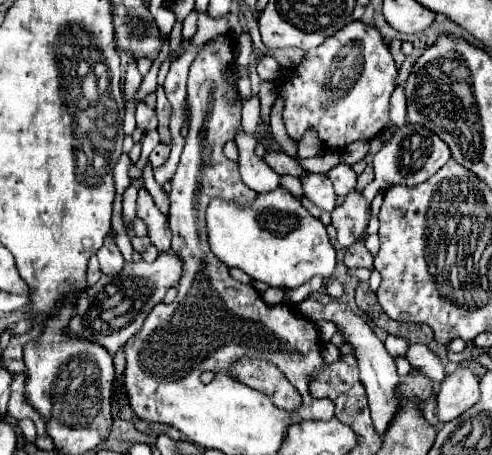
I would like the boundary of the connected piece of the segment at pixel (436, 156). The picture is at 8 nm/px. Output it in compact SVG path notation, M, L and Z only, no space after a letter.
M406 122L404 126L396 128L392 132L392 138L372 156L372 168L374 168L374 190L386 190L394 184L402 186L418 186L426 182L434 172L438 172L446 162L450 160L450 148L436 136L430 134L428 128L422 128L418 124Z

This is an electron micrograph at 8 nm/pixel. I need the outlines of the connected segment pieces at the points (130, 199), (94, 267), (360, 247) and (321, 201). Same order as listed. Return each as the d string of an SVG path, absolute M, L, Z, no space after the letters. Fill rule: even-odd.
M130 184L128 190L124 192L124 218L130 222L134 216L136 216L136 198L138 198L138 190L140 186L136 184Z
M92 256L88 263L87 273L86 273L86 287L90 288L100 280L100 268L98 268L98 260L96 256Z
M360 240L354 242L350 248L346 248L346 252L344 252L344 264L348 268L368 268L368 270L372 270L372 262L374 262L372 254L364 246L364 242L360 242Z
M306 174L306 178L300 180L306 192L306 198L312 200L320 210L332 212L336 206L336 194L330 184L330 178L324 174Z

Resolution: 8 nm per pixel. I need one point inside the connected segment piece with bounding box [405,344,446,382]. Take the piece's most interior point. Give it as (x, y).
(420, 356)

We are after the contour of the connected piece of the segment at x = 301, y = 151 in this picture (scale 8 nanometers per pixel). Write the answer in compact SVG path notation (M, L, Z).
M310 132L304 136L304 140L298 142L298 158L300 160L316 156L320 152L322 152L322 142L314 134L310 134Z

